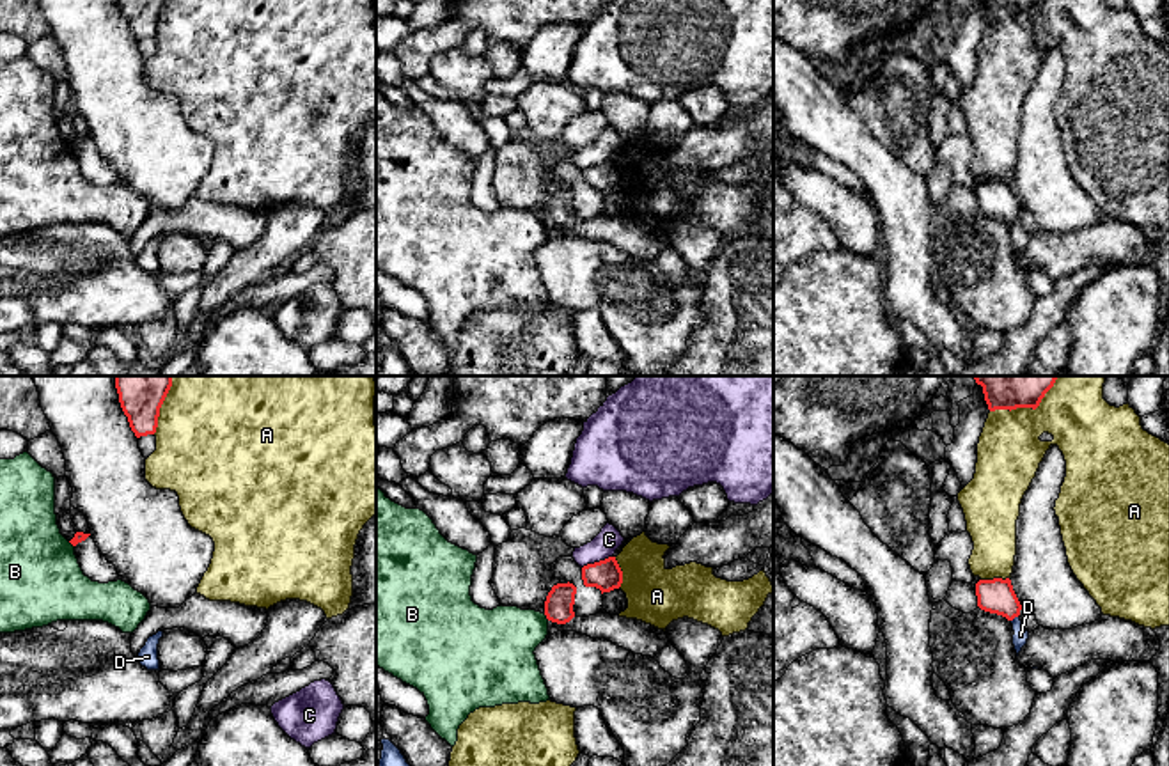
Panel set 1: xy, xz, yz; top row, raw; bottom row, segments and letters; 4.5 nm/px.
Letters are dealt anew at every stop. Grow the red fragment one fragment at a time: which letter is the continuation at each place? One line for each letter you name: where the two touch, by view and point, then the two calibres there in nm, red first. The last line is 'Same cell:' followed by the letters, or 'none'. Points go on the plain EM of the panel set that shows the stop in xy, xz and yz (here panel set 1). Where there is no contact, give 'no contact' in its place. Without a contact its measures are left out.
D: meets red in yz at (1013, 220); 160 nm thick on the red side, 70 nm on the other
Same cell: D

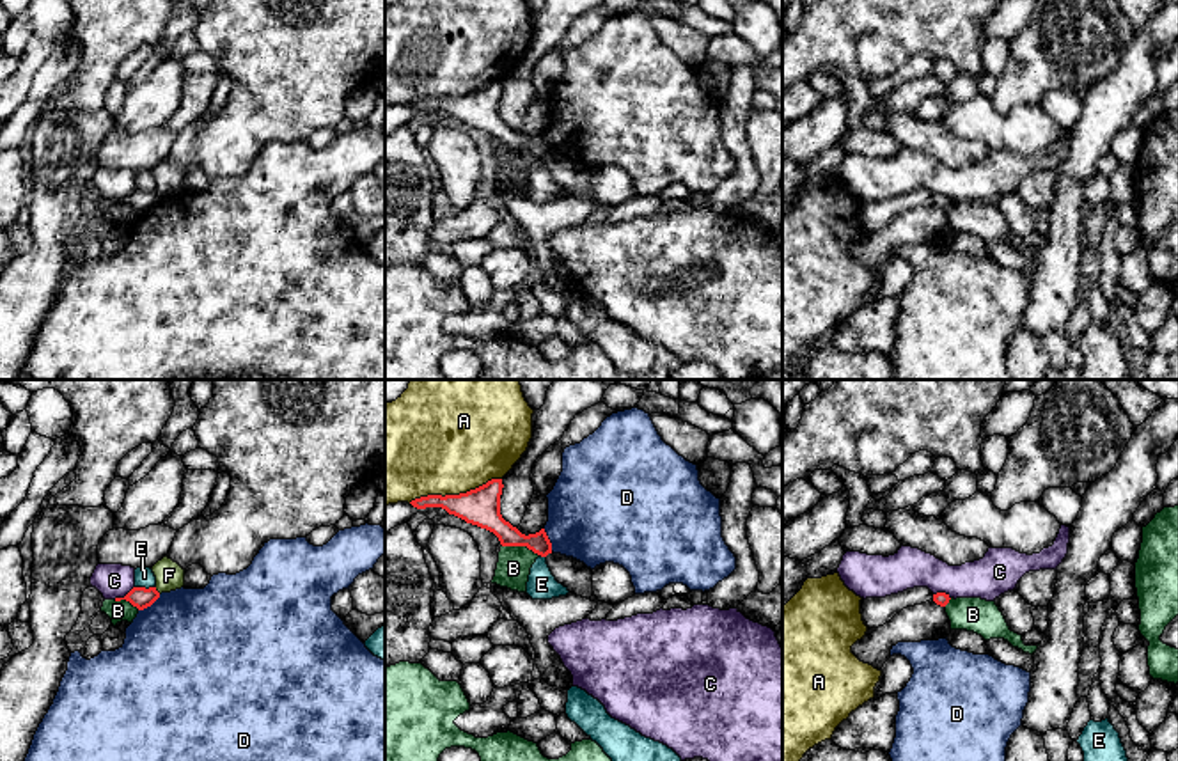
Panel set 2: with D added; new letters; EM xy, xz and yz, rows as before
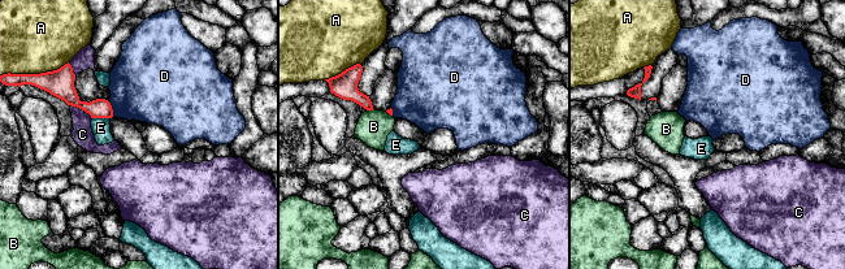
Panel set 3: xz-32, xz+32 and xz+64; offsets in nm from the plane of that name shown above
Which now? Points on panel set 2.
Same cell: none

